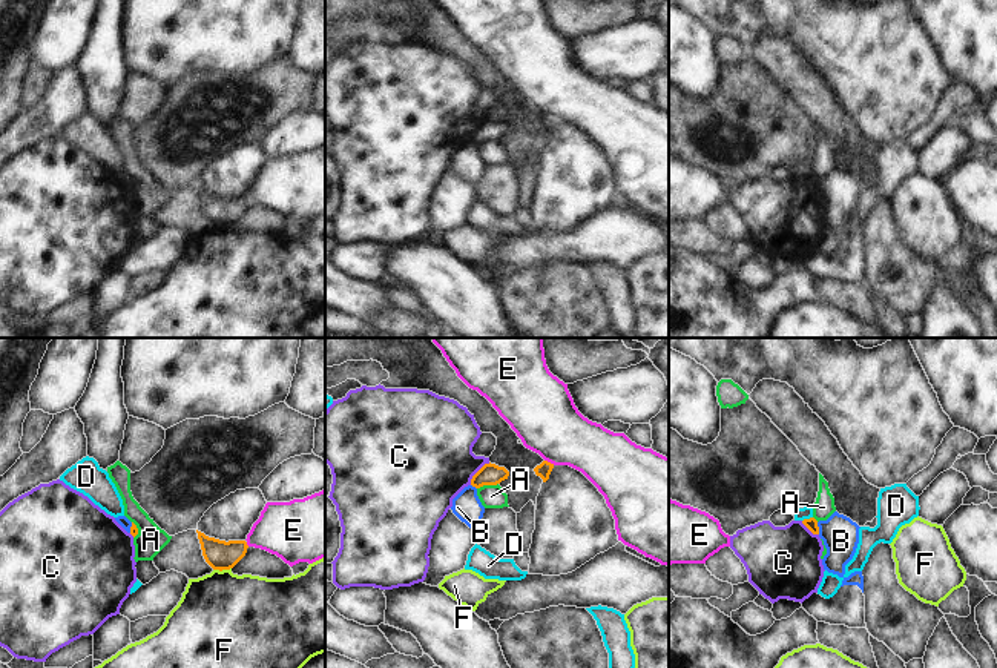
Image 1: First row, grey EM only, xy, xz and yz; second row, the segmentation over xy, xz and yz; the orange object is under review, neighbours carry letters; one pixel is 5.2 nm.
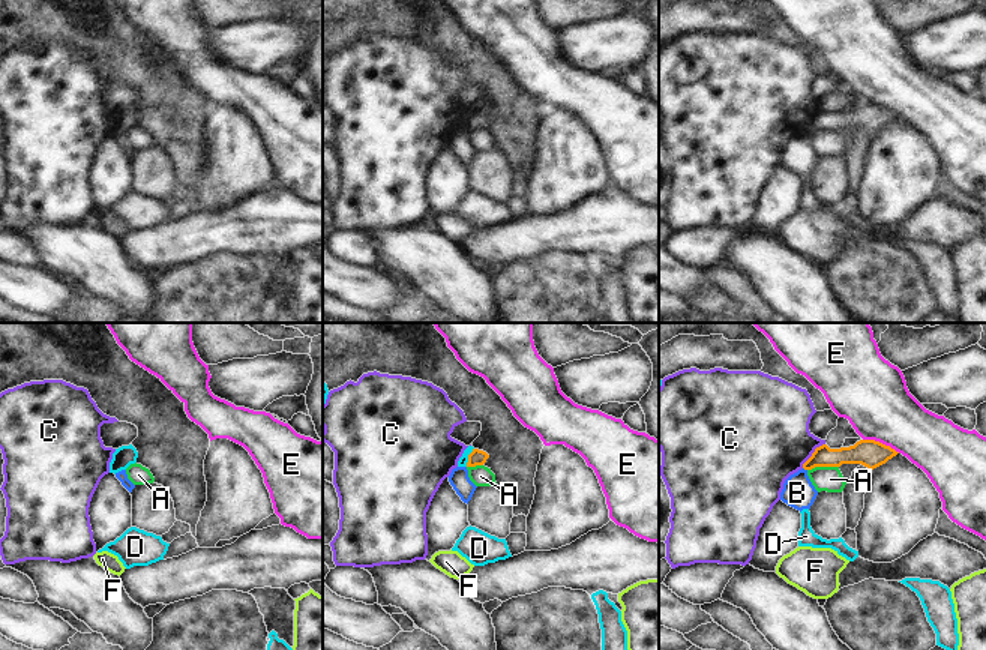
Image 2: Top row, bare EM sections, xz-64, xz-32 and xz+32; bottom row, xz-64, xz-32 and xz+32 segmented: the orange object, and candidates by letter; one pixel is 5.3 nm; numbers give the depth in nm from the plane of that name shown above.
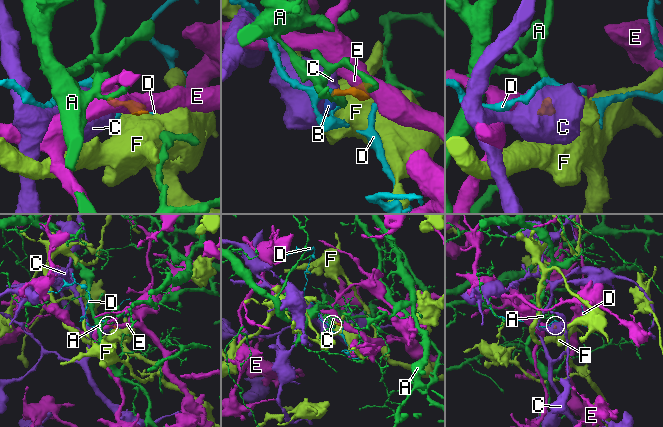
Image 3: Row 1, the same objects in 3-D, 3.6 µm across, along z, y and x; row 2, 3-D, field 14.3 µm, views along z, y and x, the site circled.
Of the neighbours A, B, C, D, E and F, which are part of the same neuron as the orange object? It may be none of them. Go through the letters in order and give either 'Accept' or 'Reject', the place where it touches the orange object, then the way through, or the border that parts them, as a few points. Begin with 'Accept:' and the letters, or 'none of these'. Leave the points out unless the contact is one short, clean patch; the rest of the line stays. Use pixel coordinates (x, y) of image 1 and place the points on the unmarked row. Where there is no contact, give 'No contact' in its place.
Accept: none of these
A: Reject. Touches orange at xz (486, 140). Boundary: xz (497, 138), (477, 145)
B: Reject. Touches orange at yz (818, 185). Boundary: yz (816, 178), (819, 189)
C: Reject. Touches orange at xz (477, 128). Boundary: xz (490, 119), (473, 132), (470, 140)
D: Reject. Touches orange at yz (807, 175). Boundary: yz (812, 172), (802, 177)
E: Reject. Touches orange at xz (549, 119). Boundary: xz (545, 115), (554, 120)
F: Reject. Touches orange at xy (221, 226). Boundary: xy (230, 223), (213, 226).

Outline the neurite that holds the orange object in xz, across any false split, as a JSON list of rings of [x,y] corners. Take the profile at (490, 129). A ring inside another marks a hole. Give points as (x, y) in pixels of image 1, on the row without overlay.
[[[485,120],[471,135],[471,141],[480,144],[483,141],[497,141],[508,135],[509,127],[505,123],[495,120]]]

